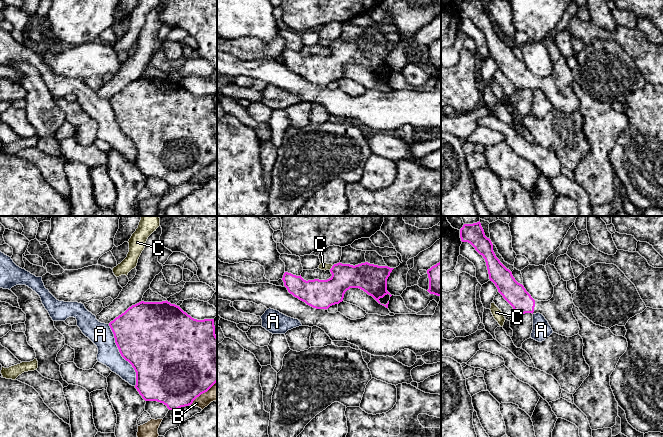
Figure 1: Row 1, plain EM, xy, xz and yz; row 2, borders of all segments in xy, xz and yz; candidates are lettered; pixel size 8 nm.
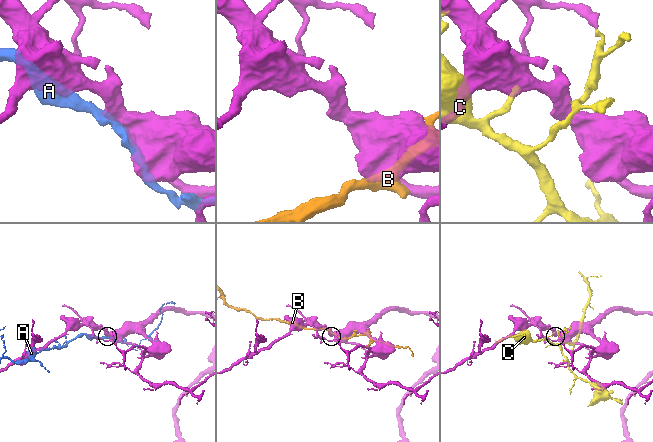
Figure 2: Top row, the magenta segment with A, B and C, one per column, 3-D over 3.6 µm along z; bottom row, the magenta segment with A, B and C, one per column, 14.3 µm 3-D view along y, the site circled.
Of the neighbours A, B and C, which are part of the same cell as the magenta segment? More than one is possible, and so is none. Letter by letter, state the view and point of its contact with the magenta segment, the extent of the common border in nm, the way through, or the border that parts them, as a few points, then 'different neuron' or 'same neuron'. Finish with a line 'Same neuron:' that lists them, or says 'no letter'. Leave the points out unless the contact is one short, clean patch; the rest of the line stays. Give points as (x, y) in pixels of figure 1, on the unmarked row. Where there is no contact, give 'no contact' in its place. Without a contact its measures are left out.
A: meets magenta in xy at (121, 131); contact 550 nm long; different neuron
B: meets magenta in xy at (202, 169); contact 300 nm long; different neuron
C: meets magenta in xz at (332, 43); contact 50 nm long; different neuron
Same neuron: no letter

